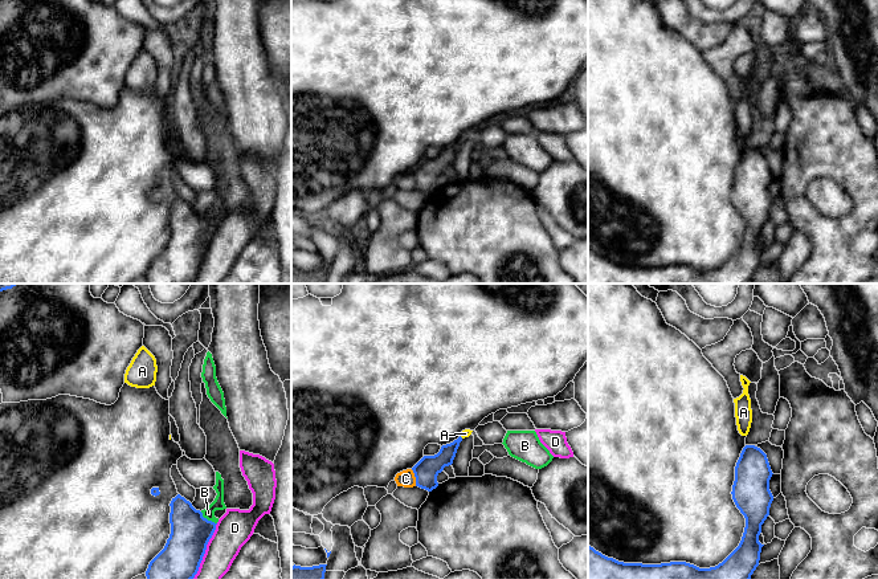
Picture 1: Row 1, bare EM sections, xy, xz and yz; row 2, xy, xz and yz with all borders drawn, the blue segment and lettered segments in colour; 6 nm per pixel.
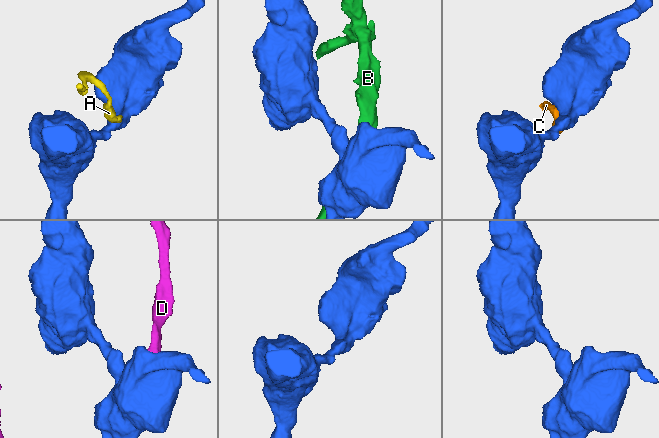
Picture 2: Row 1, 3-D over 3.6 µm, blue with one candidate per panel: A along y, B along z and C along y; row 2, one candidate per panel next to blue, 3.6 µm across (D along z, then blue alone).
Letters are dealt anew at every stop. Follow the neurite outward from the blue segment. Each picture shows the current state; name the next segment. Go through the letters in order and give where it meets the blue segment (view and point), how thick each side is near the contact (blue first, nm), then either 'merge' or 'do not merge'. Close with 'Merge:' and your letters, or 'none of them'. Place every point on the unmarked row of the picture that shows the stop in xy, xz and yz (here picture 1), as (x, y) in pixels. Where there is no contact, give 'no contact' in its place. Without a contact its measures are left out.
A: no contact; do not merge
B: contact xy (207, 223); calibres 240 and 70 nm; do not merge
C: contact xz (415, 179); calibres 150 and 100 nm; do not merge
D: contact xy (204, 255); calibres 260 and 220 nm; do not merge
Merge: none of them

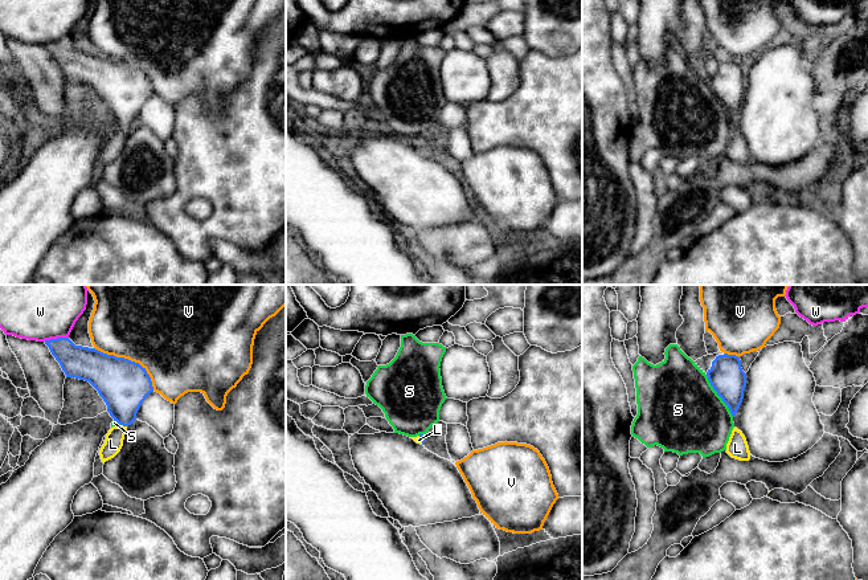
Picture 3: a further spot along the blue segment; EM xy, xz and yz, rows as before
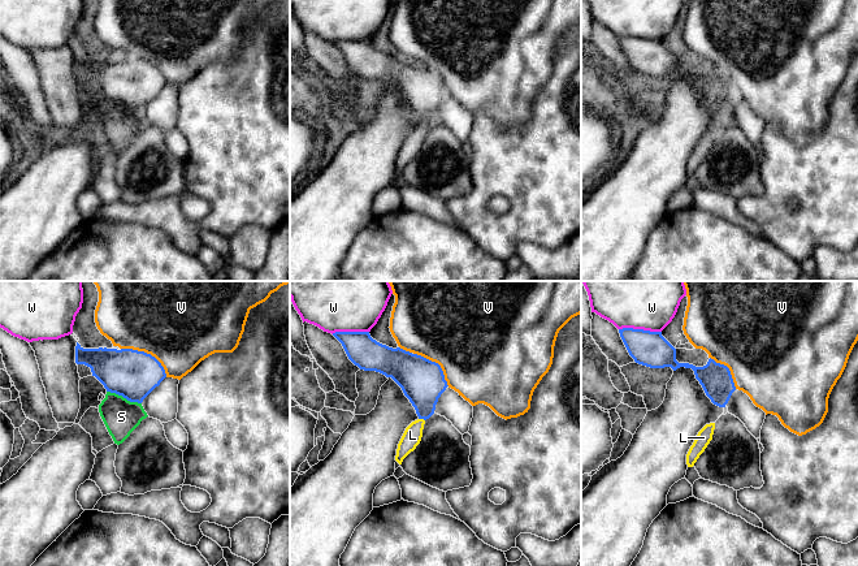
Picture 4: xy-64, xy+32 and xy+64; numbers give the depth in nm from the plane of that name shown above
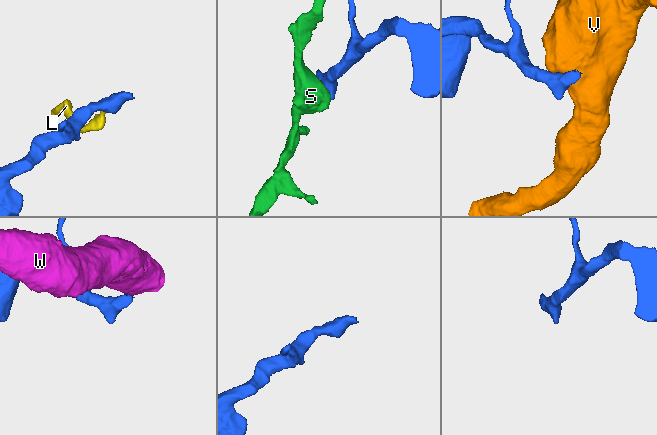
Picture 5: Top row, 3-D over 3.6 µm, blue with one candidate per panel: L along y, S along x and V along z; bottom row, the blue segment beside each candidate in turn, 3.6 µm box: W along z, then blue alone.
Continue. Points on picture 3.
L: contact xy (123, 129); calibres 300 and 110 nm; merge
S: contact yz (719, 98); calibres 200 and 480 nm; do not merge
V: contact xy (130, 64); calibres 300 and 460 nm; do not merge
W: contact xy (57, 41); calibres 200 and 280 nm; do not merge
Merge: L

